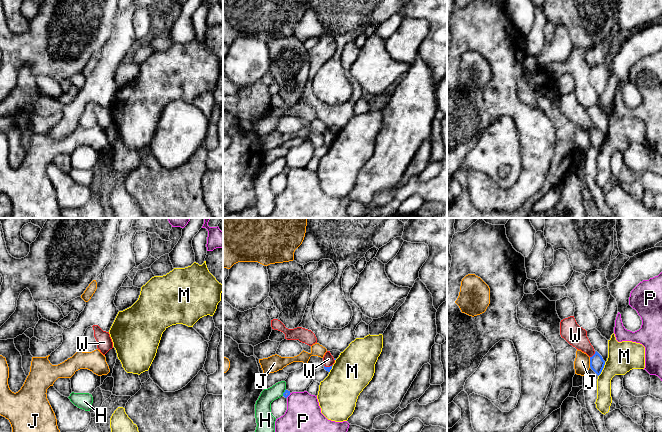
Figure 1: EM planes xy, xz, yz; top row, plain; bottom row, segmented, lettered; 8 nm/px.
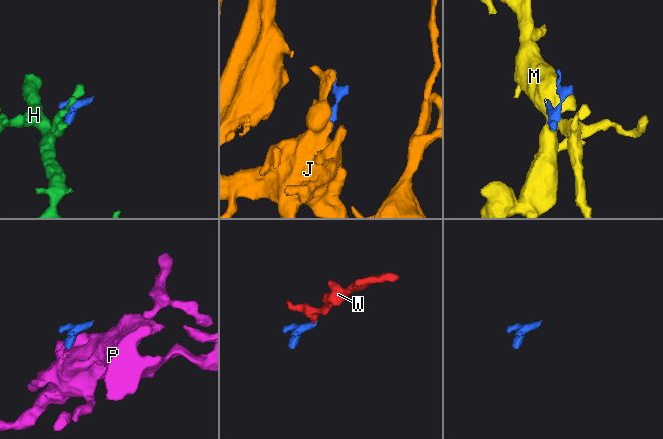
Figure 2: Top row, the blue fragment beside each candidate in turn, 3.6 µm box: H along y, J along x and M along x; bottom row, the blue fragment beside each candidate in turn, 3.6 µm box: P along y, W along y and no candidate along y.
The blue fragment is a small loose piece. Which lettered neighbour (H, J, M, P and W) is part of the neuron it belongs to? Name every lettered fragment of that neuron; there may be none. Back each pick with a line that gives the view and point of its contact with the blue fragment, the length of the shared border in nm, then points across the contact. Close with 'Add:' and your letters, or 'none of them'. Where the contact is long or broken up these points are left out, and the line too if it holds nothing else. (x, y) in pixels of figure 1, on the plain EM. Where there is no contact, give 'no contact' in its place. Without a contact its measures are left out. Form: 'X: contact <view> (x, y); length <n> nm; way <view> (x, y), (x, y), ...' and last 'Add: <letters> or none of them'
W: contact yz (593, 131); length 60 nm; way yz (597, 139), (593, 131), (575, 111)
Add: W

